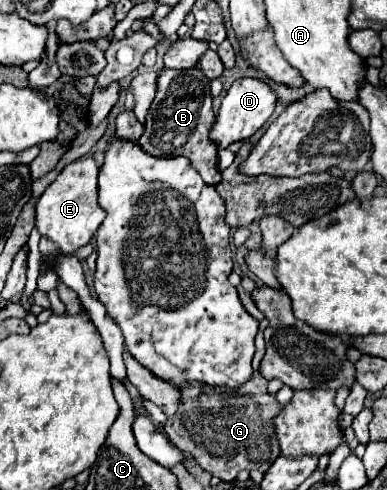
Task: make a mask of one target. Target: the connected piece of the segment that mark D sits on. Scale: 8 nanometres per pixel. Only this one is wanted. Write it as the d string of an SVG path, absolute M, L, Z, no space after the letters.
M238 78L228 88L228 92L226 92L226 96L222 100L216 124L214 124L212 132L210 132L210 138L220 148L226 148L232 142L250 138L272 116L272 112L276 108L276 102L278 102L278 96L276 96L276 92L266 82L260 82L256 78Z

